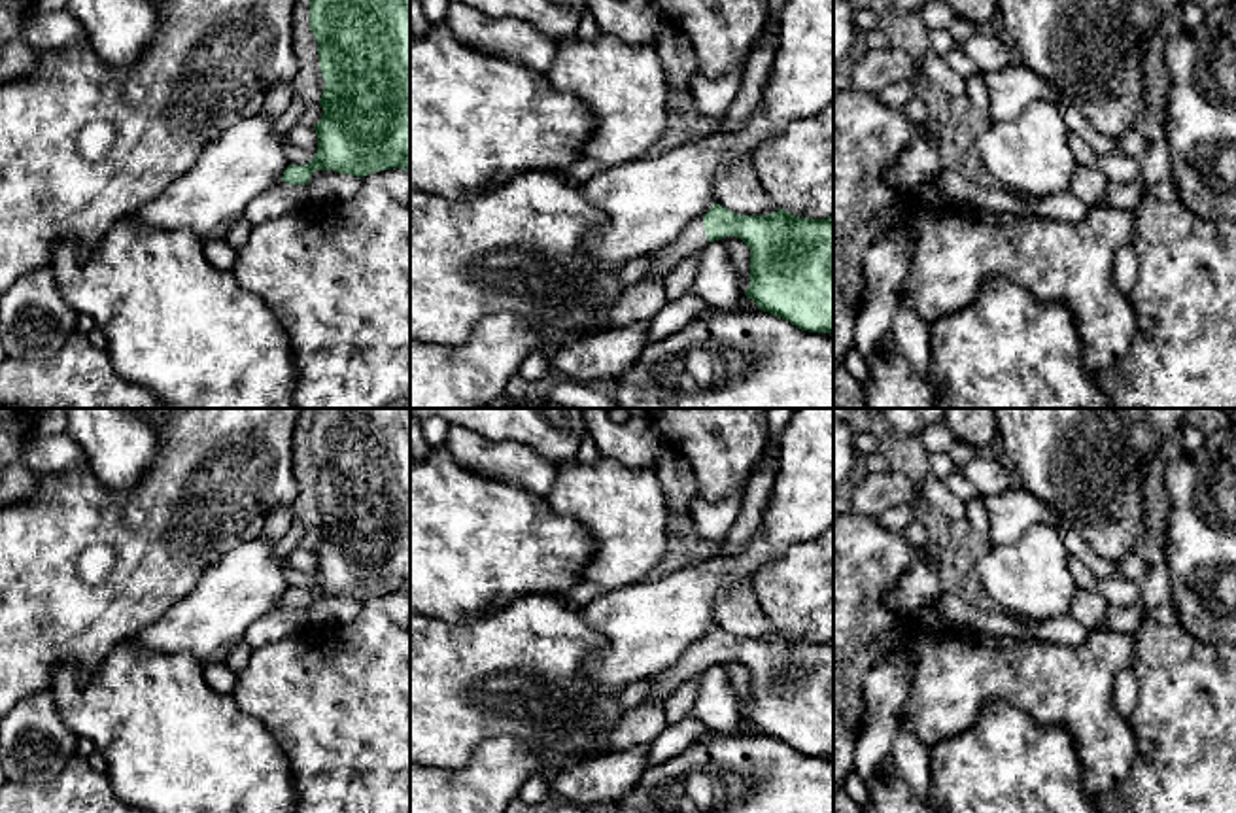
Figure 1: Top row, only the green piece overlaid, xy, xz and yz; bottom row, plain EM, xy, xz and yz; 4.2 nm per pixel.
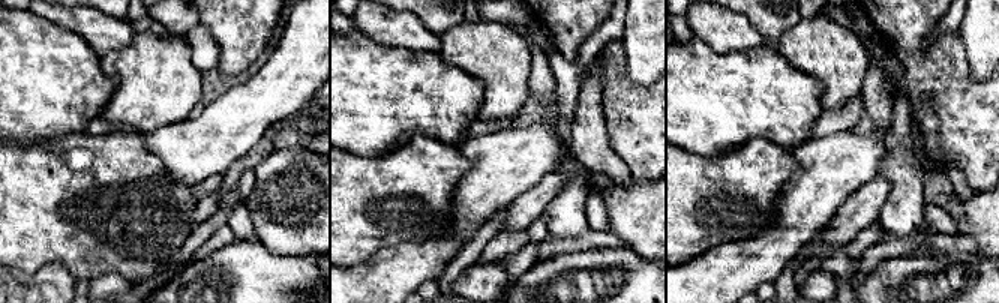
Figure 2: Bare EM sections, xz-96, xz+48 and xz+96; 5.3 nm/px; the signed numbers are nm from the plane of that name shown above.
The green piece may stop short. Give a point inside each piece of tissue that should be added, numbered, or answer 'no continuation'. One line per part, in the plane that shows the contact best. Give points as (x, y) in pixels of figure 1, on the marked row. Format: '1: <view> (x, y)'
1: xz (692, 239)

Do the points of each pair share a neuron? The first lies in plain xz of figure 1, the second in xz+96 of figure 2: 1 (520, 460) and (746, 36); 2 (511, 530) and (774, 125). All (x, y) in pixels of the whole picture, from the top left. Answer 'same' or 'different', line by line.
1: same
2: same

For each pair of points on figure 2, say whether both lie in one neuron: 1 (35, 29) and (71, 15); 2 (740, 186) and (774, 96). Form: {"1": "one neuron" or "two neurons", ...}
{"1": "two neurons", "2": "two neurons"}

